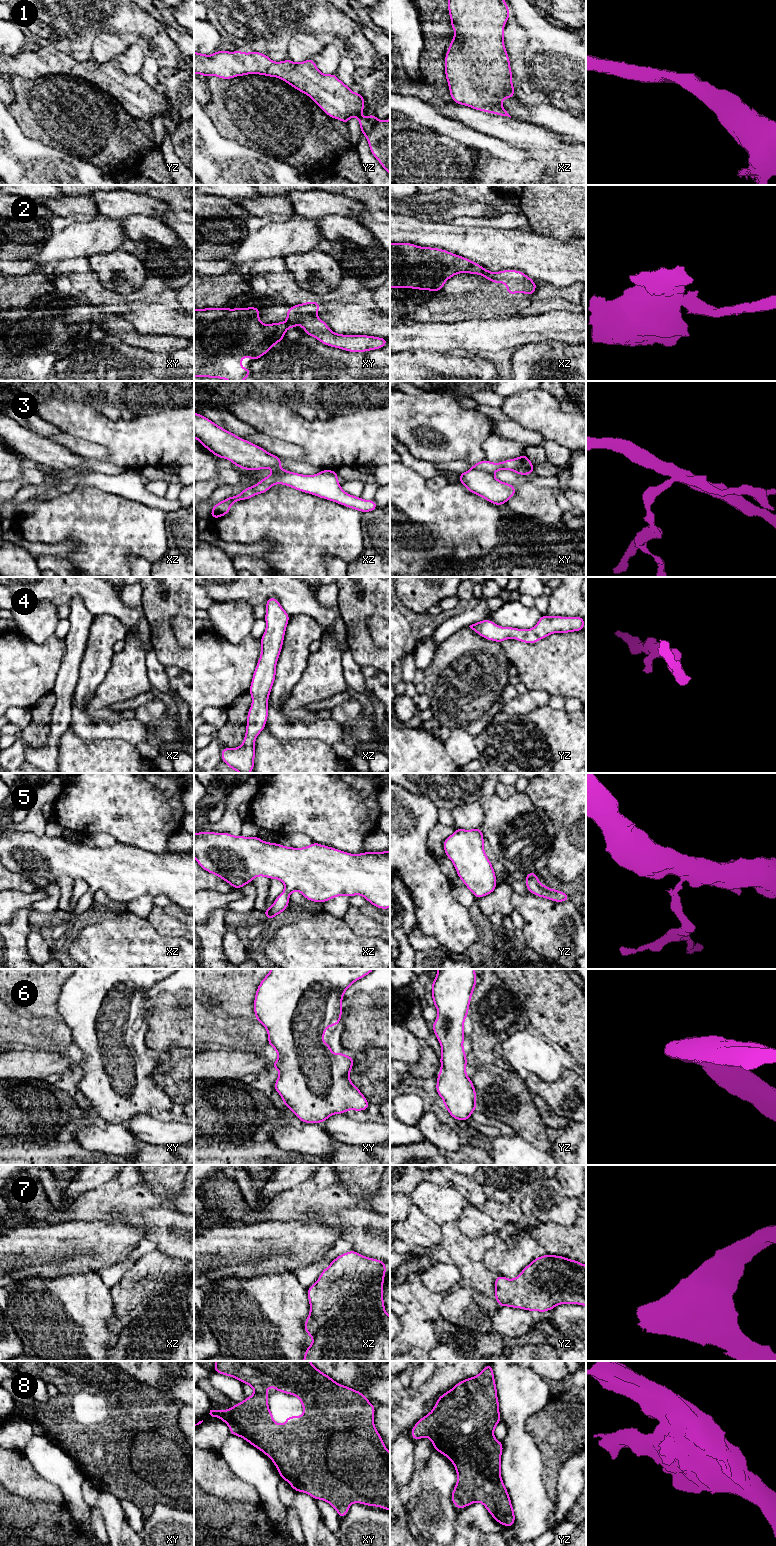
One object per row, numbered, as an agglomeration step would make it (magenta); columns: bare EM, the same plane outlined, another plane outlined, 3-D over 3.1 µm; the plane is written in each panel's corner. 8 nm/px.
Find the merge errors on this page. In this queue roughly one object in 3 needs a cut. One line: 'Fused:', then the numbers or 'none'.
Fused: 2, 3, 5

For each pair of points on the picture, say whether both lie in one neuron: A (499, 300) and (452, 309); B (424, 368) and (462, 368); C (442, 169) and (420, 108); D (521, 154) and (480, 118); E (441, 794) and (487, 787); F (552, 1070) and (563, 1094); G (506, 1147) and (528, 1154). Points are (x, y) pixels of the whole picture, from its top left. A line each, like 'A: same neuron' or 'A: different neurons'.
A: same neuron
B: same neuron
C: different neurons
D: different neurons
E: same neuron
F: different neurons
G: same neuron

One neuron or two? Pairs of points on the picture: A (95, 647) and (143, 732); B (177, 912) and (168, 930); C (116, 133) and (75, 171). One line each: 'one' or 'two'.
A: one
B: two
C: two

